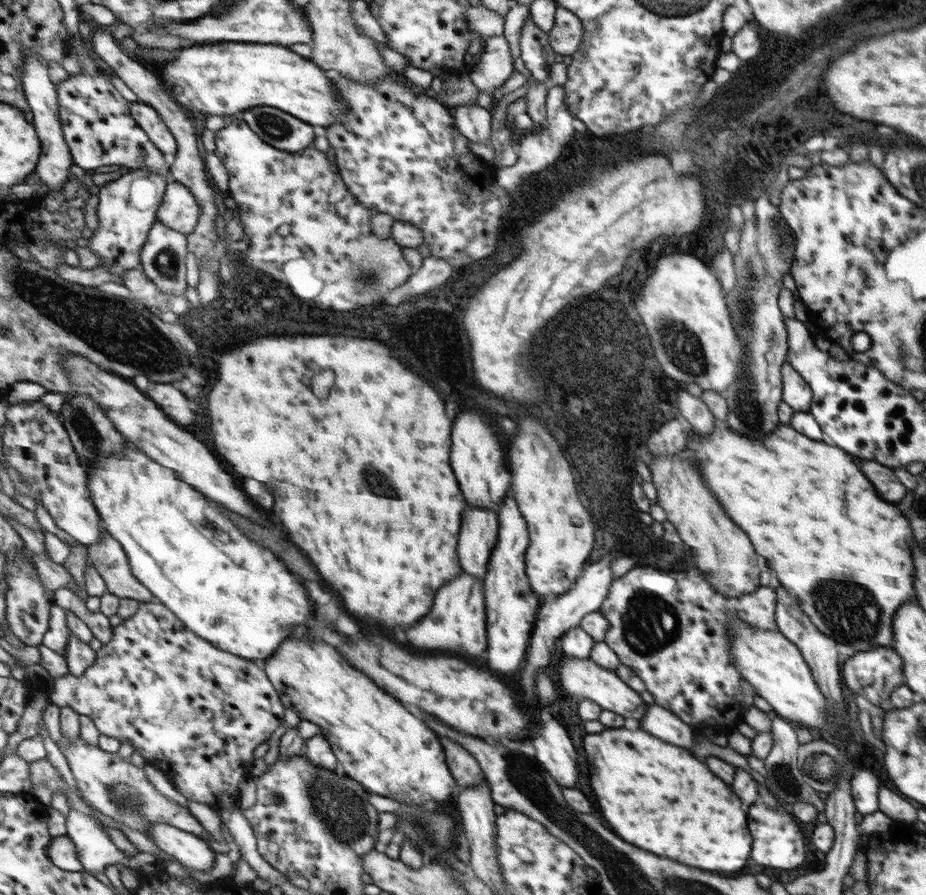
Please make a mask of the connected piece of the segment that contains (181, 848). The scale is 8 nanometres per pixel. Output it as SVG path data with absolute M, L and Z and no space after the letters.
M158 823L148 831L148 836L168 857L178 860L194 874L208 873L216 867L218 854L206 839L201 839L192 832Z

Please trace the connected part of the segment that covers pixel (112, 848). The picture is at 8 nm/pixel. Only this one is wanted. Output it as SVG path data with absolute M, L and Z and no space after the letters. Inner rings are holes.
M71 809L67 826L86 871L92 874L106 873L112 865L126 864L127 854L116 845L107 828L94 817Z

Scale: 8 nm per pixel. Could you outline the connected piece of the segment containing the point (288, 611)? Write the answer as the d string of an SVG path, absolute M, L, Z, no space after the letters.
M127 439L127 448L121 450L121 452L117 452L112 456L98 457L96 463L92 465L92 471L88 473L88 477L96 506L99 508L102 518L109 524L108 530L124 545L130 557L134 574L150 588L160 602L166 604L198 636L204 637L226 652L231 652L248 660L264 663L266 659L270 659L271 656L275 655L274 652L280 648L280 644L288 636L292 636L292 632L296 632L298 628L306 626L308 616L312 614L312 602L310 602L310 594L306 592L306 588L302 584L302 578L298 578L294 572L290 572L288 566L272 550L260 546L258 542L252 542L252 538L248 538L248 535L244 534L243 529L235 522L232 522L230 516L222 514L219 507L216 508L212 504L212 499L200 492L195 486L192 486L192 484L184 482L172 468L158 464L156 460L150 458L131 440Z

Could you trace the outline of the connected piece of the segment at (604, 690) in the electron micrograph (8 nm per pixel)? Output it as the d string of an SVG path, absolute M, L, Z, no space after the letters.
M566 655L560 660L560 664L552 668L552 673L558 674L560 688L564 688L572 698L586 698L602 706L602 709L610 710L626 718L642 720L647 714L649 707L638 692L634 692L615 671L602 668L600 664L588 658L576 658L575 656Z

